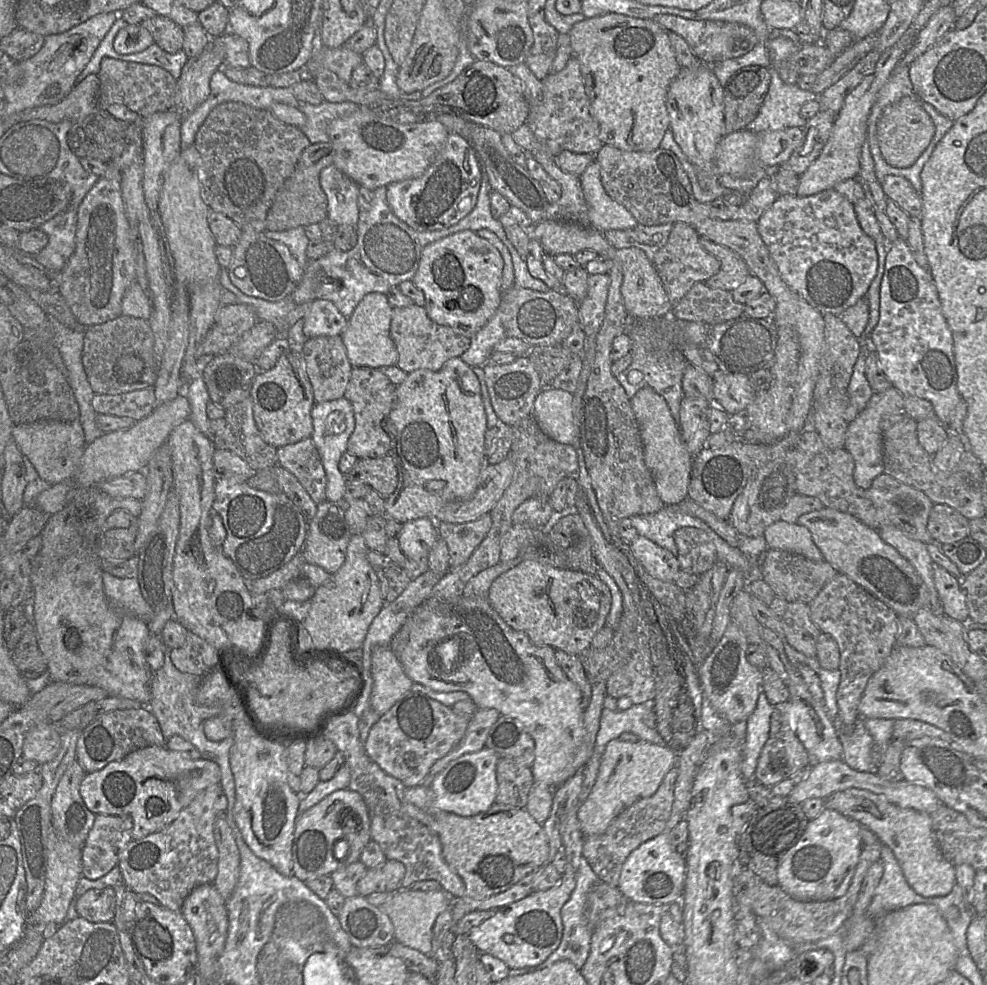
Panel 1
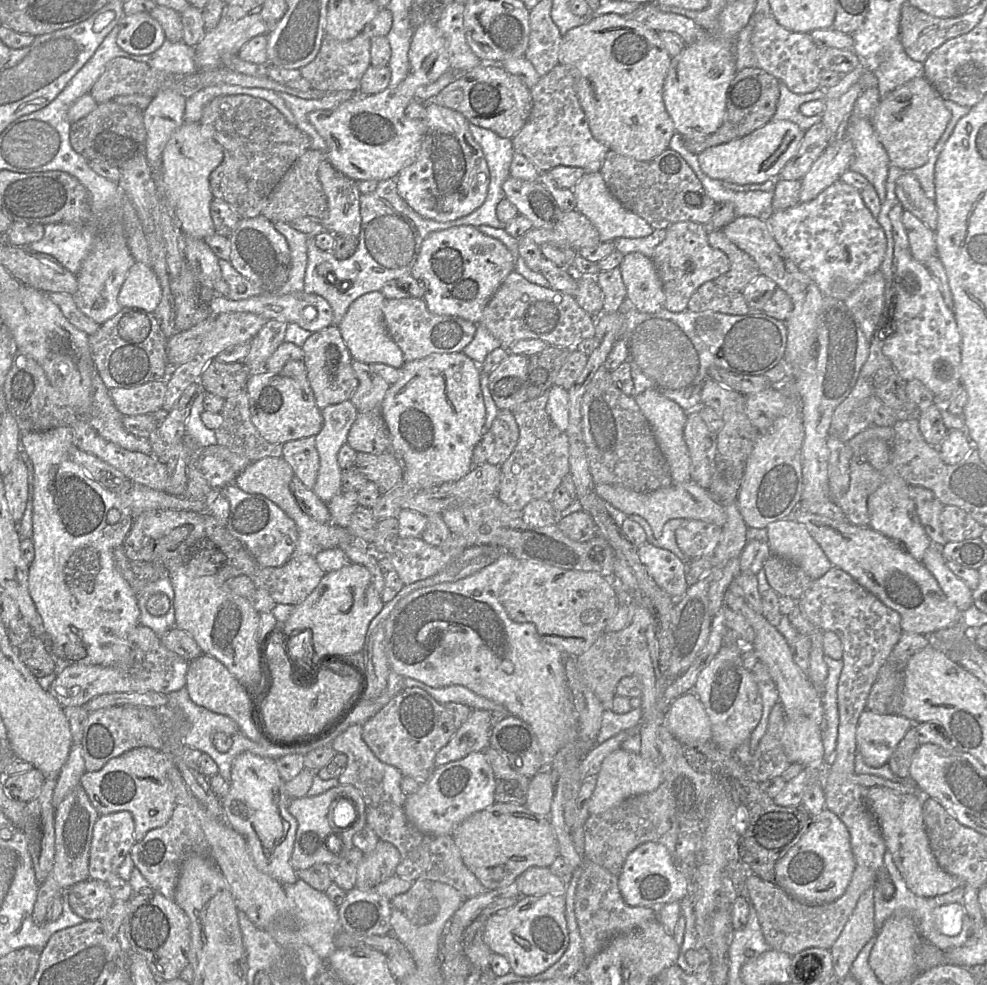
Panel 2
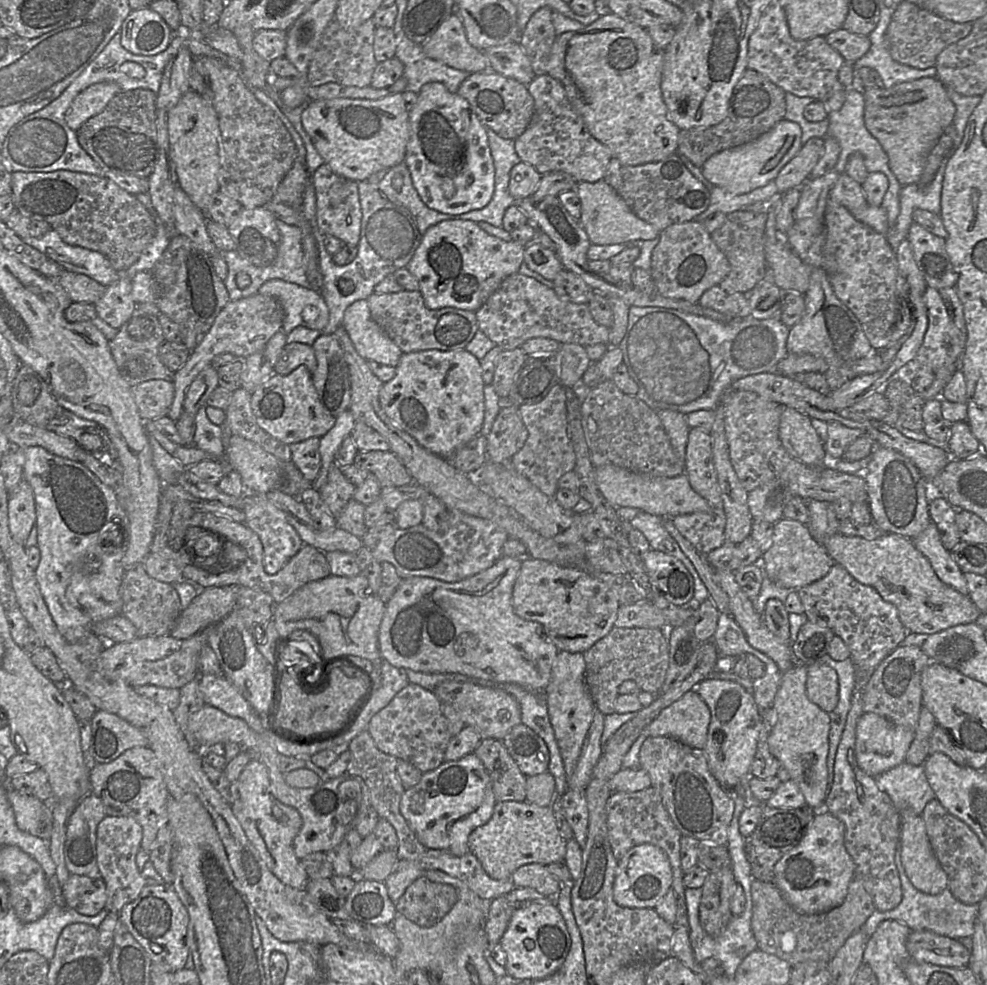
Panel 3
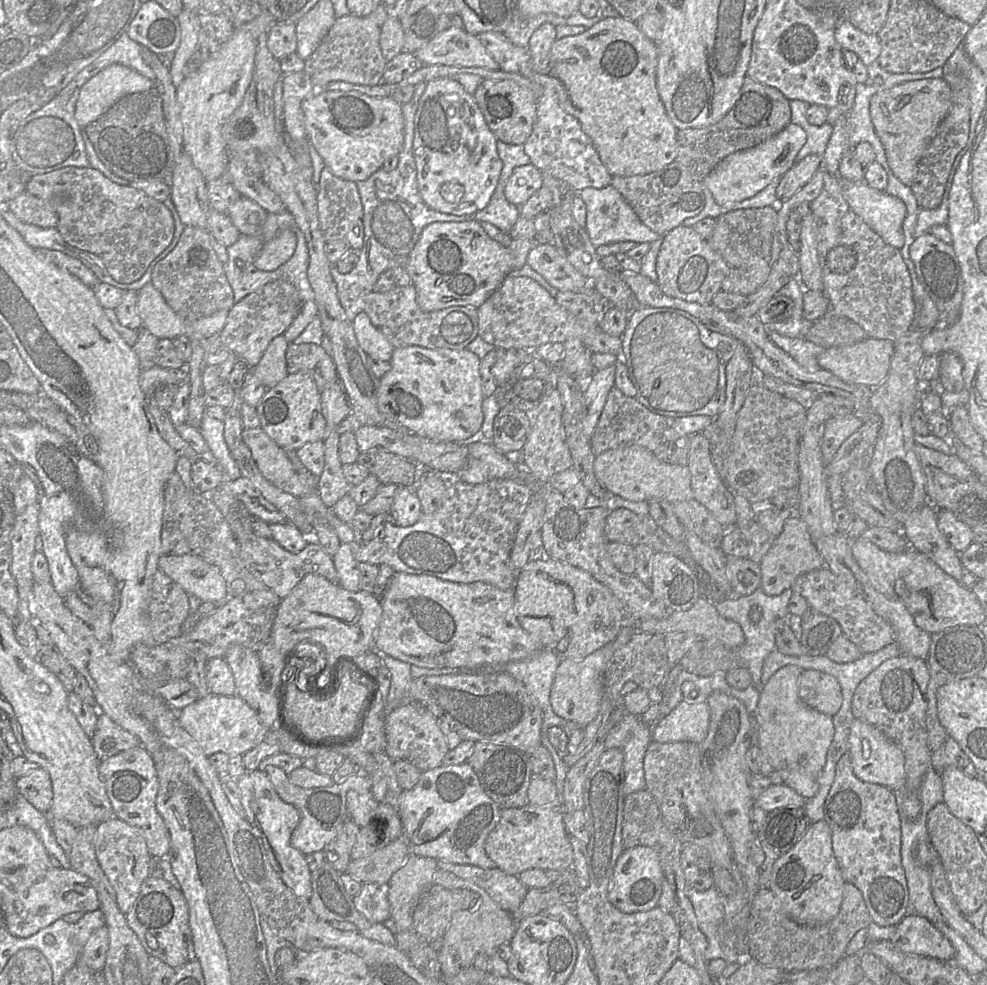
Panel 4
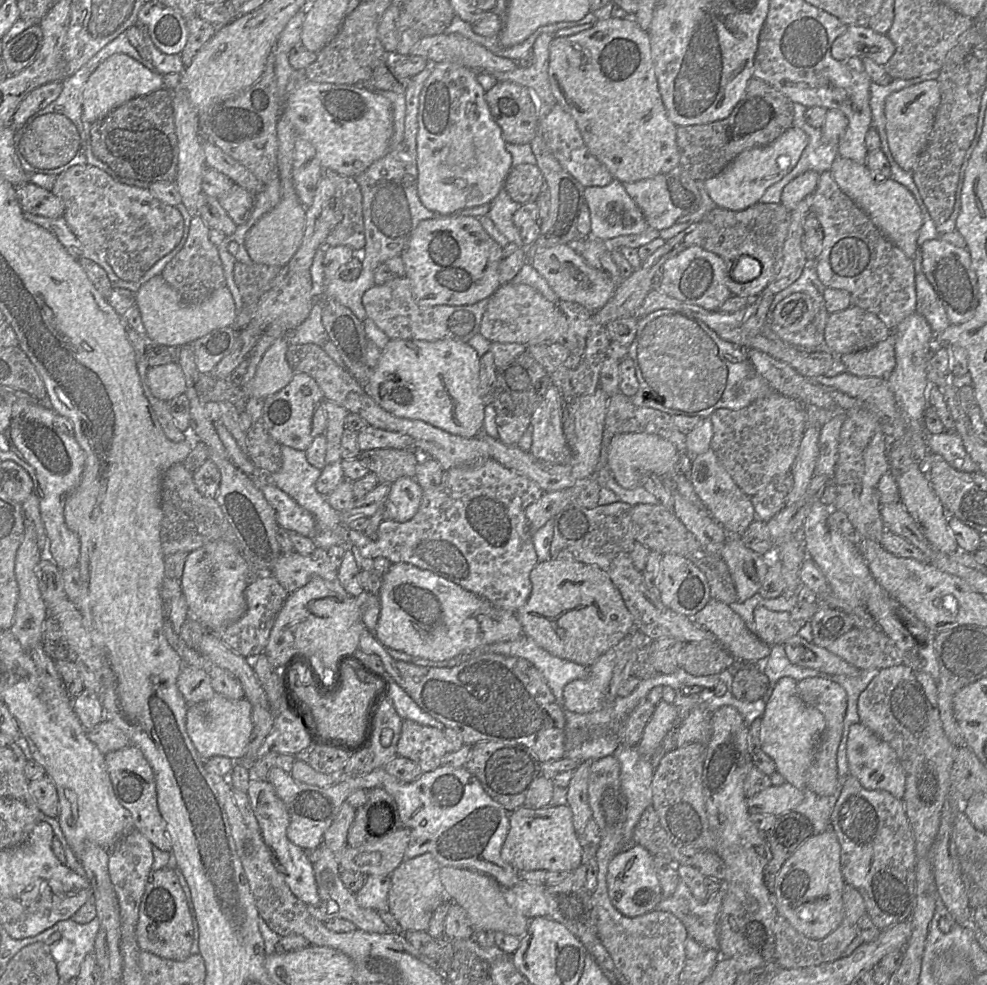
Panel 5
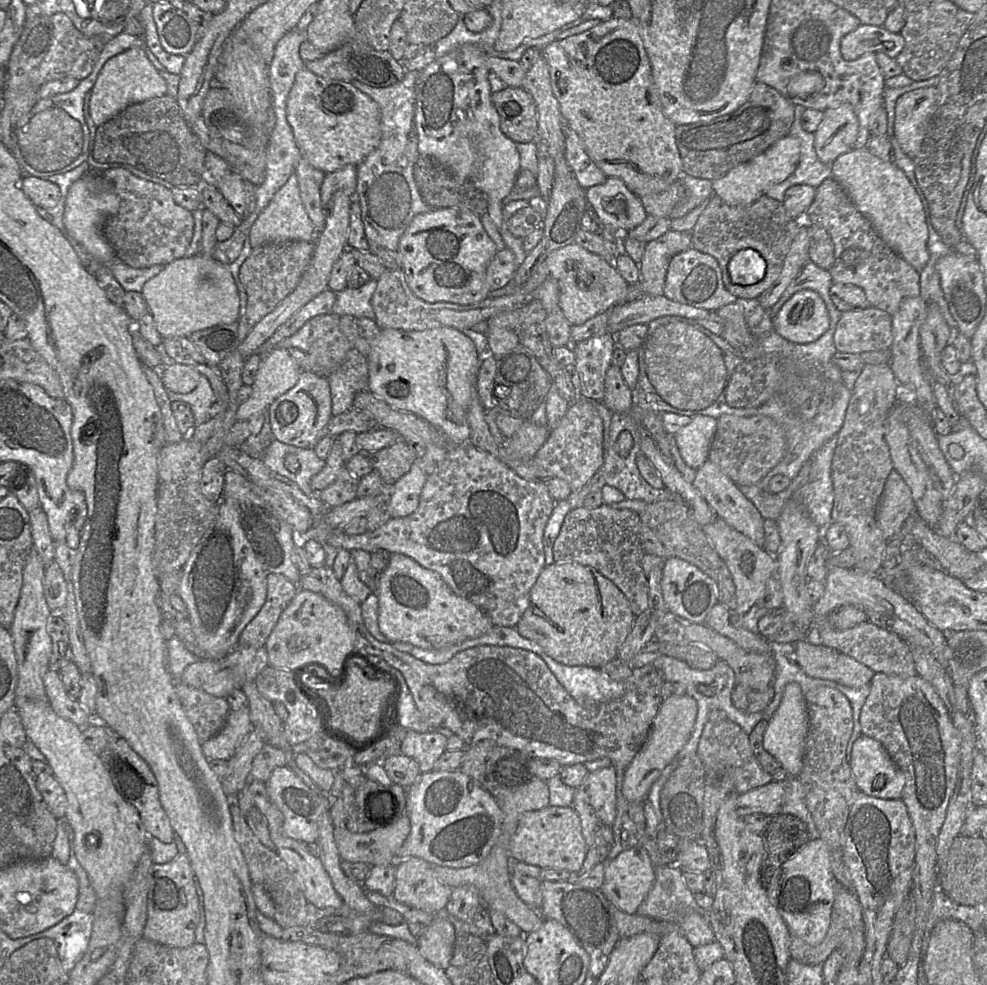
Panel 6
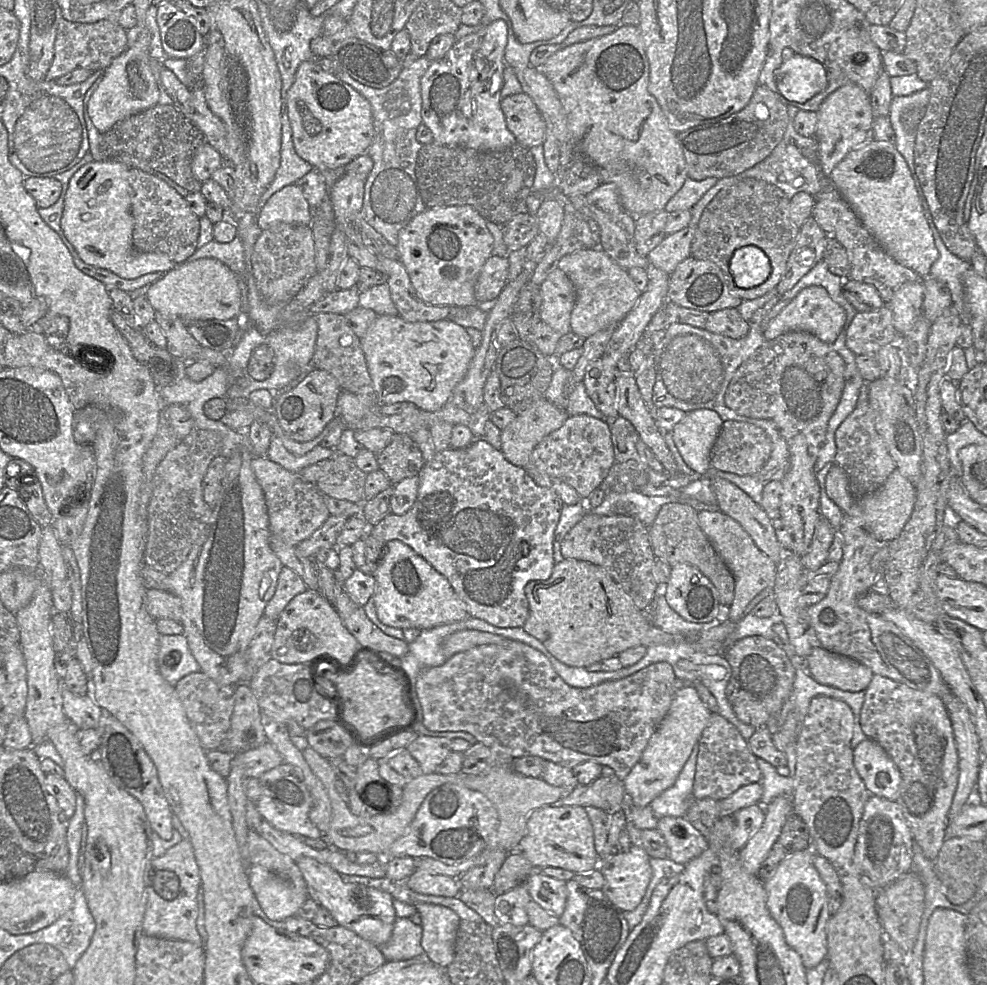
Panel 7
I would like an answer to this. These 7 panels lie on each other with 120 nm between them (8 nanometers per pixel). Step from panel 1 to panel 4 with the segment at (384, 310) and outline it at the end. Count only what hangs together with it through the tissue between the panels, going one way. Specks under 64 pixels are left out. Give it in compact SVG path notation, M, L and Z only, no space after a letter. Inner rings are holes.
M362 311L354 318L353 327L357 341L365 353L377 360L390 362L394 346Z

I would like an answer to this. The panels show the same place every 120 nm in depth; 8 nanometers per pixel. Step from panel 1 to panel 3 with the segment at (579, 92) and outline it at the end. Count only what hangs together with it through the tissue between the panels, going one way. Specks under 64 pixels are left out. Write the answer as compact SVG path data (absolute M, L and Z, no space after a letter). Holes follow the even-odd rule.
M546 73L536 76L529 83L528 90L534 99L533 118L524 133L514 140L515 151L521 161L533 166L541 175L564 172L571 176L576 184L581 182L594 183L604 180L612 158L611 152L589 133L582 117L569 103L561 82Z

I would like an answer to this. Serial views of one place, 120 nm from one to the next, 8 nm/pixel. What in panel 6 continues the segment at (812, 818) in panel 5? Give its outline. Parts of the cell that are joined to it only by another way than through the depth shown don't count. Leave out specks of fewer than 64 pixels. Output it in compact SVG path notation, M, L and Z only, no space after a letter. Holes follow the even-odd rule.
M789 777L785 783L785 796L780 814L793 815L802 820L807 825L810 840L820 838L819 831L806 806L805 793L800 780L798 777Z

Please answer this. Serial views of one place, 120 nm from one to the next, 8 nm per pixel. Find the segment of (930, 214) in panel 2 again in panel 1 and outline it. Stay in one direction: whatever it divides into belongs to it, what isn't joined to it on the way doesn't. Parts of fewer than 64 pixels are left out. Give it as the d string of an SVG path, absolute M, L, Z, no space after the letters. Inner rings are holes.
M888 175L882 181L881 186L884 194L904 210L910 218L921 219L921 197L906 178Z

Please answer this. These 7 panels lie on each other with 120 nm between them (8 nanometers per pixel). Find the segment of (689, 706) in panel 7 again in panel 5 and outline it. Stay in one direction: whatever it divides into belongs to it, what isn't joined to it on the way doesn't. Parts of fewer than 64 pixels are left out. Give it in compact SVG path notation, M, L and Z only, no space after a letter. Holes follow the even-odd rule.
M660 701L645 726L642 740L637 745L639 753L646 758L650 758L666 735L678 724L677 708L673 704Z

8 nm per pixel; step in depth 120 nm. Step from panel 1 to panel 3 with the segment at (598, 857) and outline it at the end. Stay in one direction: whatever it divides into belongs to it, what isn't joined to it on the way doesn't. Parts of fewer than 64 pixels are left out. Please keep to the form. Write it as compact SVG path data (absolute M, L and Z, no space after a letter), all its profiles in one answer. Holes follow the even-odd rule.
M652 786L637 792L614 792L606 803L607 833L613 855L619 861L626 852L640 844L653 844L667 855L673 874L672 889L676 896L677 913L675 926L688 928L688 911L685 886L680 861L681 833L665 809L659 792Z

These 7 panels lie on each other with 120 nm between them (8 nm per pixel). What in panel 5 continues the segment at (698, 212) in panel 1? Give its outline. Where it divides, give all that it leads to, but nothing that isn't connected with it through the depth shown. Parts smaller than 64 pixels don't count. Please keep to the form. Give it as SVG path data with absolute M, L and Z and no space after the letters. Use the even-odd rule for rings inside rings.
M677 166L664 174L624 184L624 187L643 213L648 227L658 231L671 227L678 218L695 212L701 201L696 181L681 166Z

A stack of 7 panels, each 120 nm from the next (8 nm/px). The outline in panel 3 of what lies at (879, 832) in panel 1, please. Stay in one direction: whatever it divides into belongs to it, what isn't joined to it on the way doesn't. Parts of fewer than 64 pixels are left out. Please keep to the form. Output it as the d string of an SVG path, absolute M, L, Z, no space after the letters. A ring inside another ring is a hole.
M900 812L901 862L913 886L936 895L947 889L948 878L928 838L922 815Z

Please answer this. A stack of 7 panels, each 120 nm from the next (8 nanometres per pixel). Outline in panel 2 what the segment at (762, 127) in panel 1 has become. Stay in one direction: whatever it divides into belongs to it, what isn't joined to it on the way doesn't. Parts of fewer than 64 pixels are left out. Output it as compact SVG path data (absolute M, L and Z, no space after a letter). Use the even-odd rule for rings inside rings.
M779 82L779 98L771 121L790 121L802 131L806 131L814 124L822 122L822 115L807 117L799 111L801 104L814 100L825 100L823 89L817 89L805 94L796 94L791 92L783 82Z

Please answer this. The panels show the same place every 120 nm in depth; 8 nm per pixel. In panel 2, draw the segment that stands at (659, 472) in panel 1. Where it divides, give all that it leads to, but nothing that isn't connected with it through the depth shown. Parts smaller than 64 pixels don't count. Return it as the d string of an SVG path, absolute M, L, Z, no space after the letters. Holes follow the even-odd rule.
M646 389L635 396L635 401L649 422L656 441L665 456L671 473L672 485L682 484L691 480L690 456L684 439L684 427L688 412L677 403L668 399L655 389Z

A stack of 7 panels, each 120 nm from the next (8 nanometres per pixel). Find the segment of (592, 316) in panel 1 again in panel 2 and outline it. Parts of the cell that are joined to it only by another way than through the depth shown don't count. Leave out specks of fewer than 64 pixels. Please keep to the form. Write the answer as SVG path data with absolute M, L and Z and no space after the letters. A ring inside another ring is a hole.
M619 267L608 271L600 271L595 279L603 293L603 313L618 312L627 302L627 290Z

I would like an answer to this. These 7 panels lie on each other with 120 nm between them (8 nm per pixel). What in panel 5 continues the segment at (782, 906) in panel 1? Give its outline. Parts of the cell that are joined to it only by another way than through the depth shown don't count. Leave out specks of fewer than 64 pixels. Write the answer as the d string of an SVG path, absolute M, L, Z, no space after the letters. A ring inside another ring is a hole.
M849 884L844 885L842 903L843 915L841 923L832 933L819 940L810 939L802 935L785 917L777 914L773 928L775 935L773 965L785 969L804 968L831 962L840 958L843 951L857 936L858 921L866 913L866 907L862 896Z

